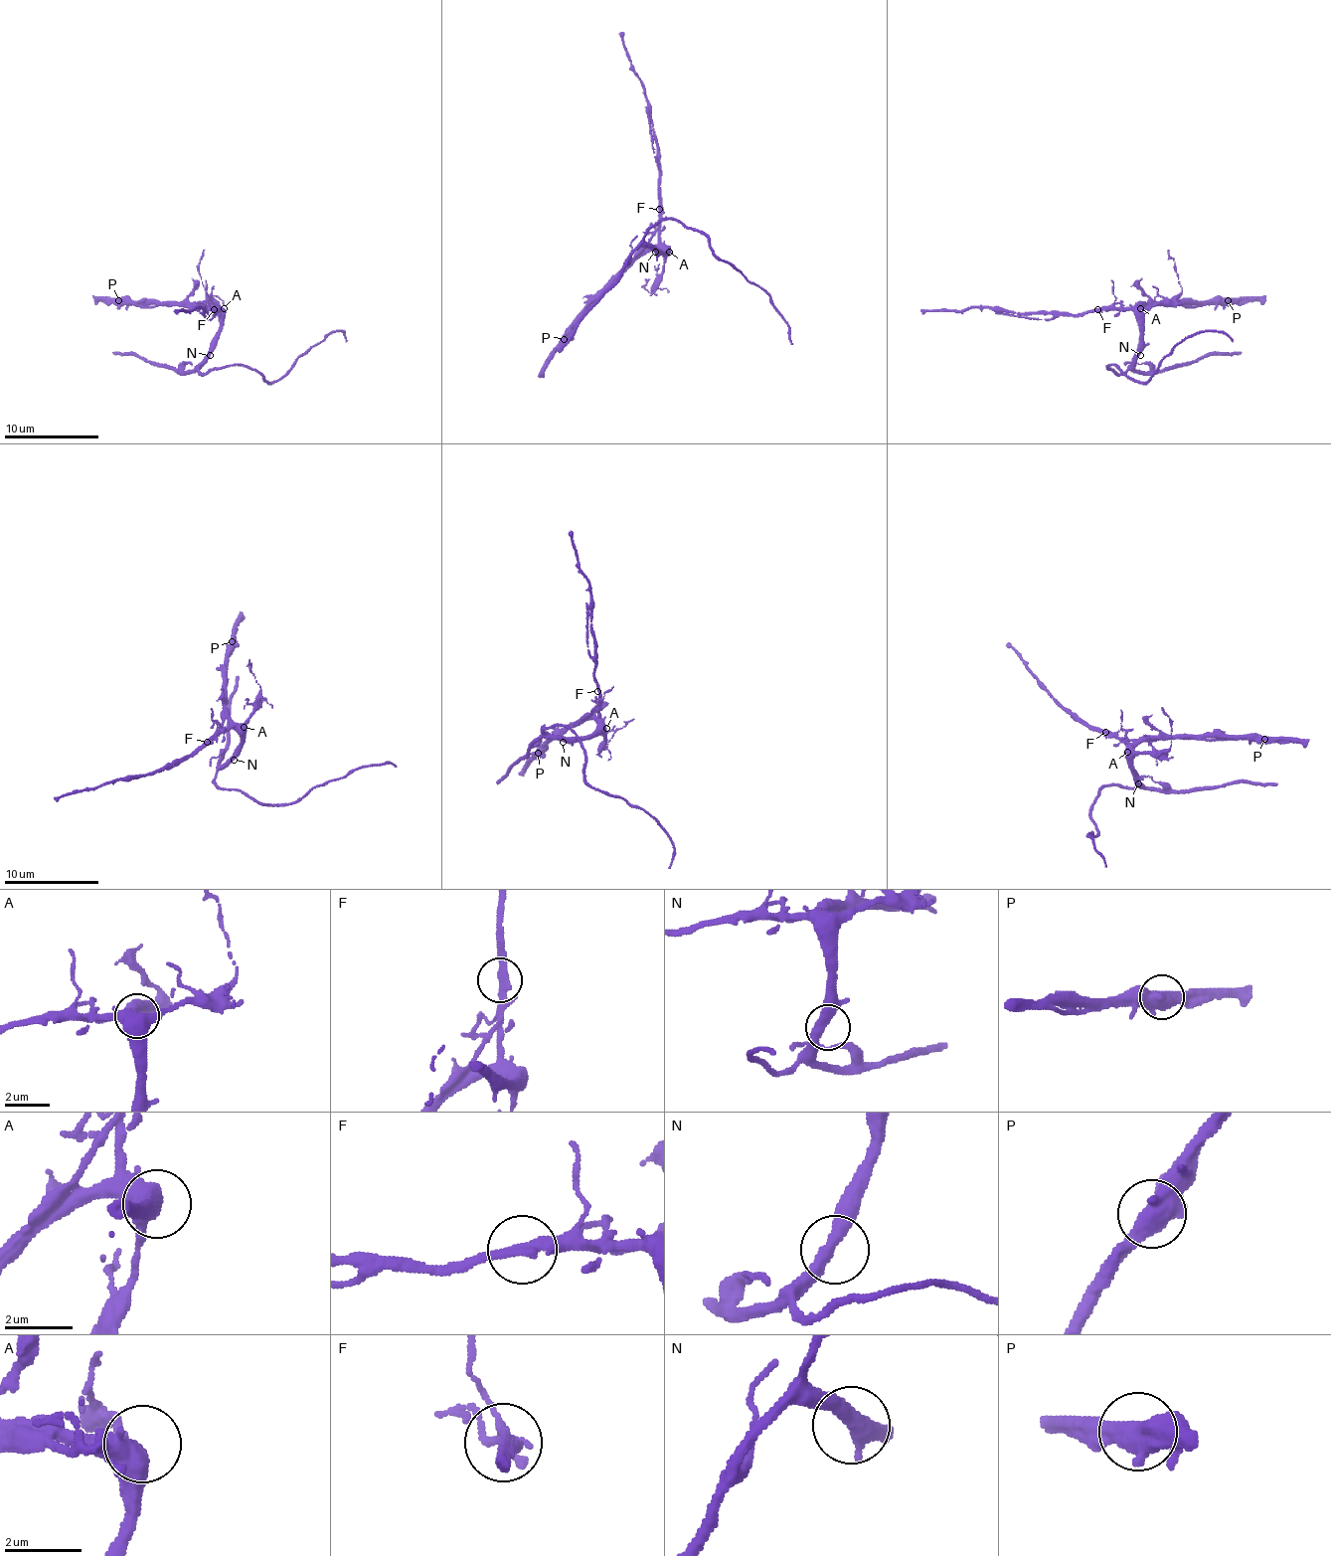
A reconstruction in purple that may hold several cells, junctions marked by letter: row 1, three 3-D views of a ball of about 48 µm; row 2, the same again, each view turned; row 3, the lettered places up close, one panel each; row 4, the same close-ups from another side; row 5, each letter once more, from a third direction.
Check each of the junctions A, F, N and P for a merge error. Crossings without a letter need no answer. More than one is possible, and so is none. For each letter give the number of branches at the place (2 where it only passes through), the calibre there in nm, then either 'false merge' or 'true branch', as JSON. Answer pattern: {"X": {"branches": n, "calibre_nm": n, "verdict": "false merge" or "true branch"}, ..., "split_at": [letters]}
{"A": {"branches": 3, "calibre_nm": 500, "verdict": "true branch"}, "F": {"branches": 2, "calibre_nm": 280, "verdict": "false merge"}, "N": {"branches": 2, "calibre_nm": 400, "verdict": "true branch"}, "P": {"branches": 2, "calibre_nm": 650, "verdict": "false merge"}, "split_at": ["F", "P"]}

